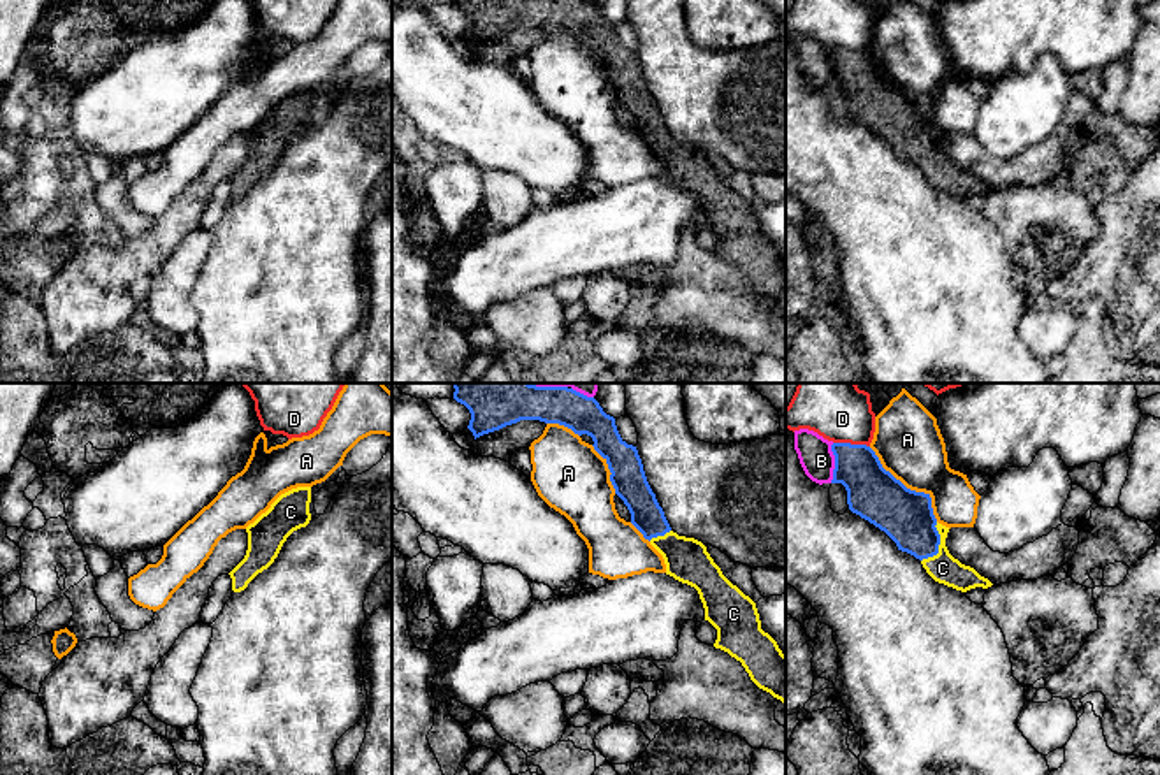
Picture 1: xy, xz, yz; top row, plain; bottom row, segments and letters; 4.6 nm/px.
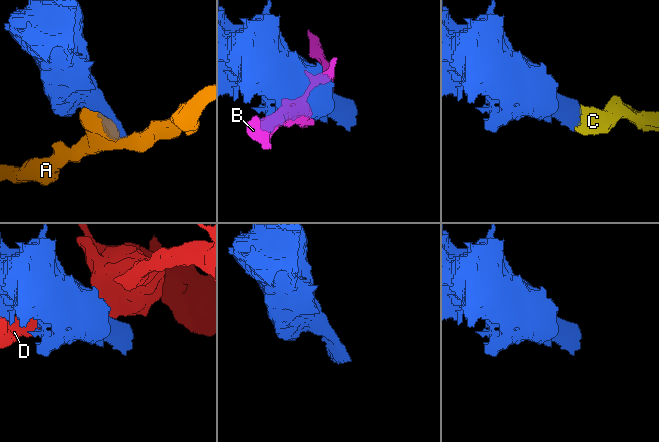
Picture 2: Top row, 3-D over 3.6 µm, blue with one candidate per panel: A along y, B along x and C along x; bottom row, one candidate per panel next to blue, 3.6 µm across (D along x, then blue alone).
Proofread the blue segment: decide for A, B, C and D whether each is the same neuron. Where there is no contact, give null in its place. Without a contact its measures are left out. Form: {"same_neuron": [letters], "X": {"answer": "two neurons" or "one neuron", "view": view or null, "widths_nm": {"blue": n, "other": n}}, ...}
{"same_neuron": ["C"], "A": {"answer": "two neurons", "view": "yz", "widths_nm": {"blue": 240, "other": 300}}, "B": {"answer": "two neurons", "view": "yz", "widths_nm": {"blue": 240, "other": 160}}, "C": {"answer": "one neuron", "view": "yz", "widths_nm": {"blue": 240, "other": 140}}, "D": {"answer": "two neurons", "view": "yz", "widths_nm": {"blue": 240, "other": 300}}}

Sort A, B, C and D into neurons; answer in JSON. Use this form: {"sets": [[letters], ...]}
{"sets": [["A"], ["B"], ["C"], ["D"]]}

